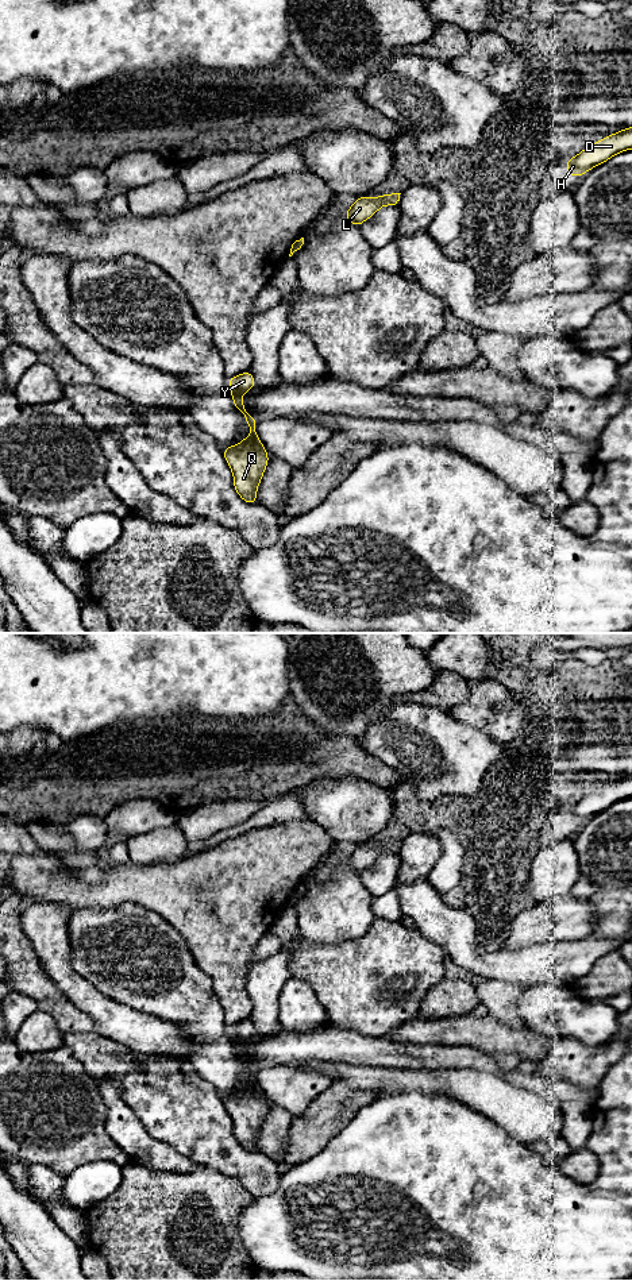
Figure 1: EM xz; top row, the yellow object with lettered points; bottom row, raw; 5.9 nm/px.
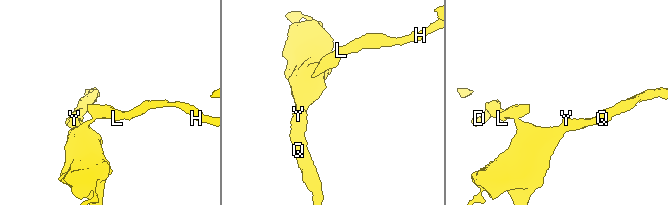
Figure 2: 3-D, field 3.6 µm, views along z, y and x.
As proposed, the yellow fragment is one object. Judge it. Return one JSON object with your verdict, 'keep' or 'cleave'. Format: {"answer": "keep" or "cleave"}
{"answer": "cleave"}

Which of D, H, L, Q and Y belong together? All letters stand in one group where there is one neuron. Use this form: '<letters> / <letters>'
D H L / Q Y

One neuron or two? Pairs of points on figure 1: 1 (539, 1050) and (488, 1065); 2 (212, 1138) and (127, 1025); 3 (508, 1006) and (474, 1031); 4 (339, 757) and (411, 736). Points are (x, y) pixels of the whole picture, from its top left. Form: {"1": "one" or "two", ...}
{"1": "two", "2": "two", "3": "two", "4": "two"}

